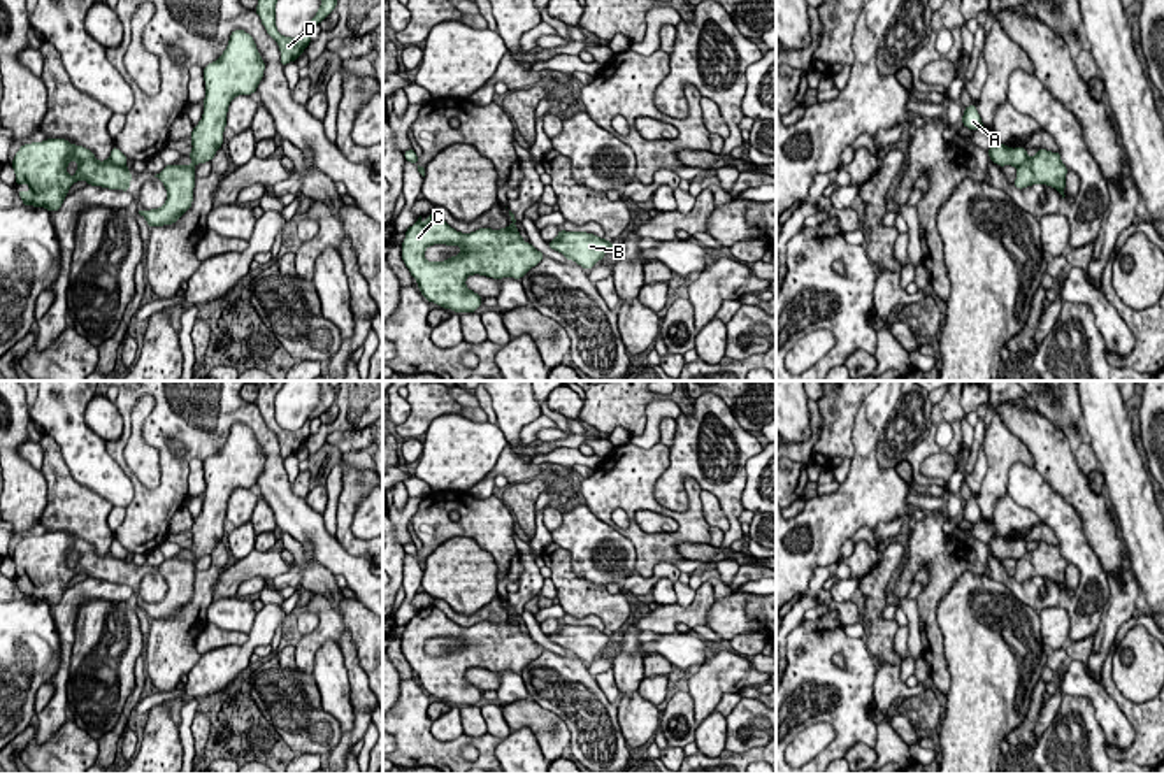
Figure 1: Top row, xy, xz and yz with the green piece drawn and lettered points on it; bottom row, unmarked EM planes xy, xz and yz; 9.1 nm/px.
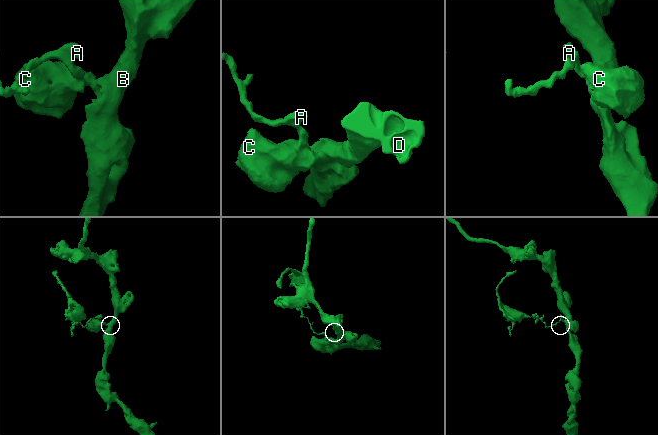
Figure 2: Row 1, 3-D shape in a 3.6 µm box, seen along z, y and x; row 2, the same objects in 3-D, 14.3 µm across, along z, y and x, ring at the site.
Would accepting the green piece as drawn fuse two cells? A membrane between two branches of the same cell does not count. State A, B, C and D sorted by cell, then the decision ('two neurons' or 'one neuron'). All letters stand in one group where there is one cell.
A / B C D | two neurons

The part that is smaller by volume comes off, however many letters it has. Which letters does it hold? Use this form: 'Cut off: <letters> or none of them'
Cut off: A

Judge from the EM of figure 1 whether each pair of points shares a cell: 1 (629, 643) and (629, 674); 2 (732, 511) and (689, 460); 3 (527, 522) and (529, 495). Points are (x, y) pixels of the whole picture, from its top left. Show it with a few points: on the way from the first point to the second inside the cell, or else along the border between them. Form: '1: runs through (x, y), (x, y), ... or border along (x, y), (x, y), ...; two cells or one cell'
1: runs through (629, 650), (629, 667); one cell
2: runs through (725, 497), (710, 481), (703, 480), (701, 474); one cell
3: runs through (527, 515), (527, 502); one cell

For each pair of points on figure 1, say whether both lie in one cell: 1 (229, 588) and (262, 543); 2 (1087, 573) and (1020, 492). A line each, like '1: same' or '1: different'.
1: different
2: same

